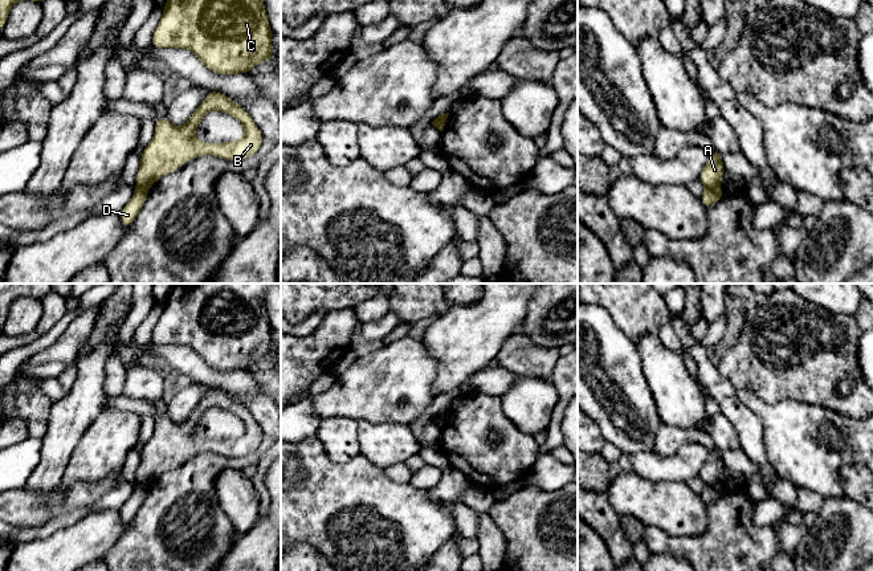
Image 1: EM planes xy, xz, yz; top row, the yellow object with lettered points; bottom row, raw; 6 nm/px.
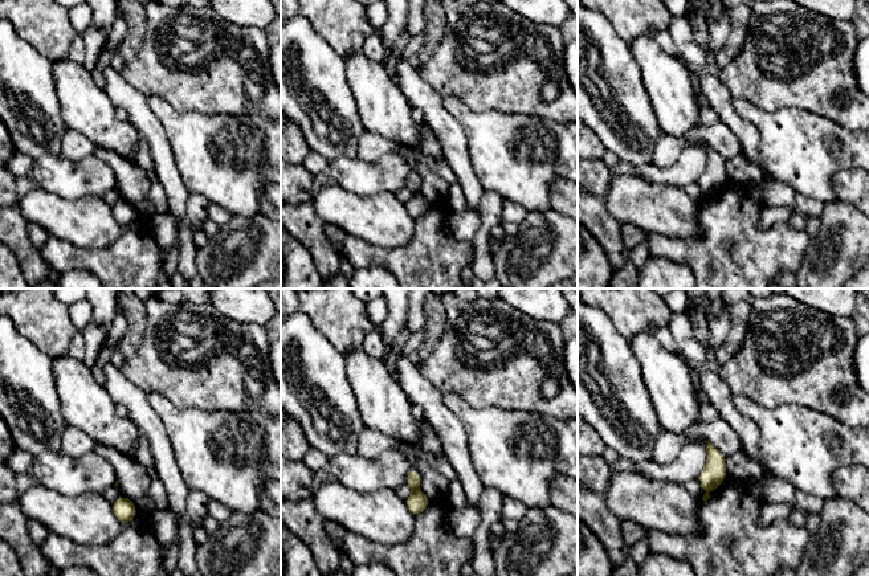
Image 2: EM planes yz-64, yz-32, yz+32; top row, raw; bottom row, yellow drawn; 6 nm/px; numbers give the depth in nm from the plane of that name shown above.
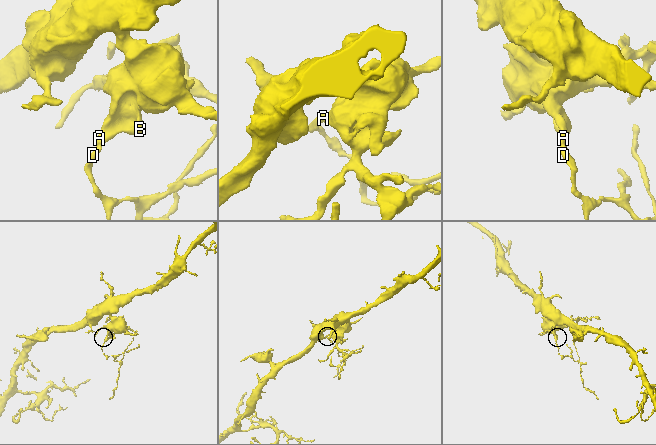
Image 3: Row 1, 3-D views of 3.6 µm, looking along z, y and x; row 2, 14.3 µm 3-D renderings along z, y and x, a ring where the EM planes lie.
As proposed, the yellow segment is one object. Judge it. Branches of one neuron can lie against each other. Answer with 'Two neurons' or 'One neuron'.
Two neurons

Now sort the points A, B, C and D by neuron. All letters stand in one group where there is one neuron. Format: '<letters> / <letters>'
A B C / D

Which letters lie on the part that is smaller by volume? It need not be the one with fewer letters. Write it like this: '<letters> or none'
D

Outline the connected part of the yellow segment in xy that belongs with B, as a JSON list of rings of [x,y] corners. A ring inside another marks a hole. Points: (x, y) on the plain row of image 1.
[[[208,387],[205,397],[192,409],[188,419],[174,423],[167,412],[155,416],[155,431],[140,450],[136,484],[150,485],[167,470],[179,466],[199,452],[215,452],[225,457],[244,457],[253,453],[262,441],[262,432],[250,411],[231,393]],[[209,408],[224,408],[242,420],[245,432],[240,437],[204,440],[195,436],[203,413]]]

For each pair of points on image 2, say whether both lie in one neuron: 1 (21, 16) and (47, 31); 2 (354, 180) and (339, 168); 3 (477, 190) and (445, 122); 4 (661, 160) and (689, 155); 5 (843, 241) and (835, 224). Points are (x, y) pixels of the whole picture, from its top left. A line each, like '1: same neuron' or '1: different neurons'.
1: same neuron
2: same neuron
3: same neuron
4: different neurons
5: same neuron

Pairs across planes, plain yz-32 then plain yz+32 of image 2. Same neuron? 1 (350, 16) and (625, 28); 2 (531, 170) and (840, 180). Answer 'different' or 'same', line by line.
1: same
2: different

